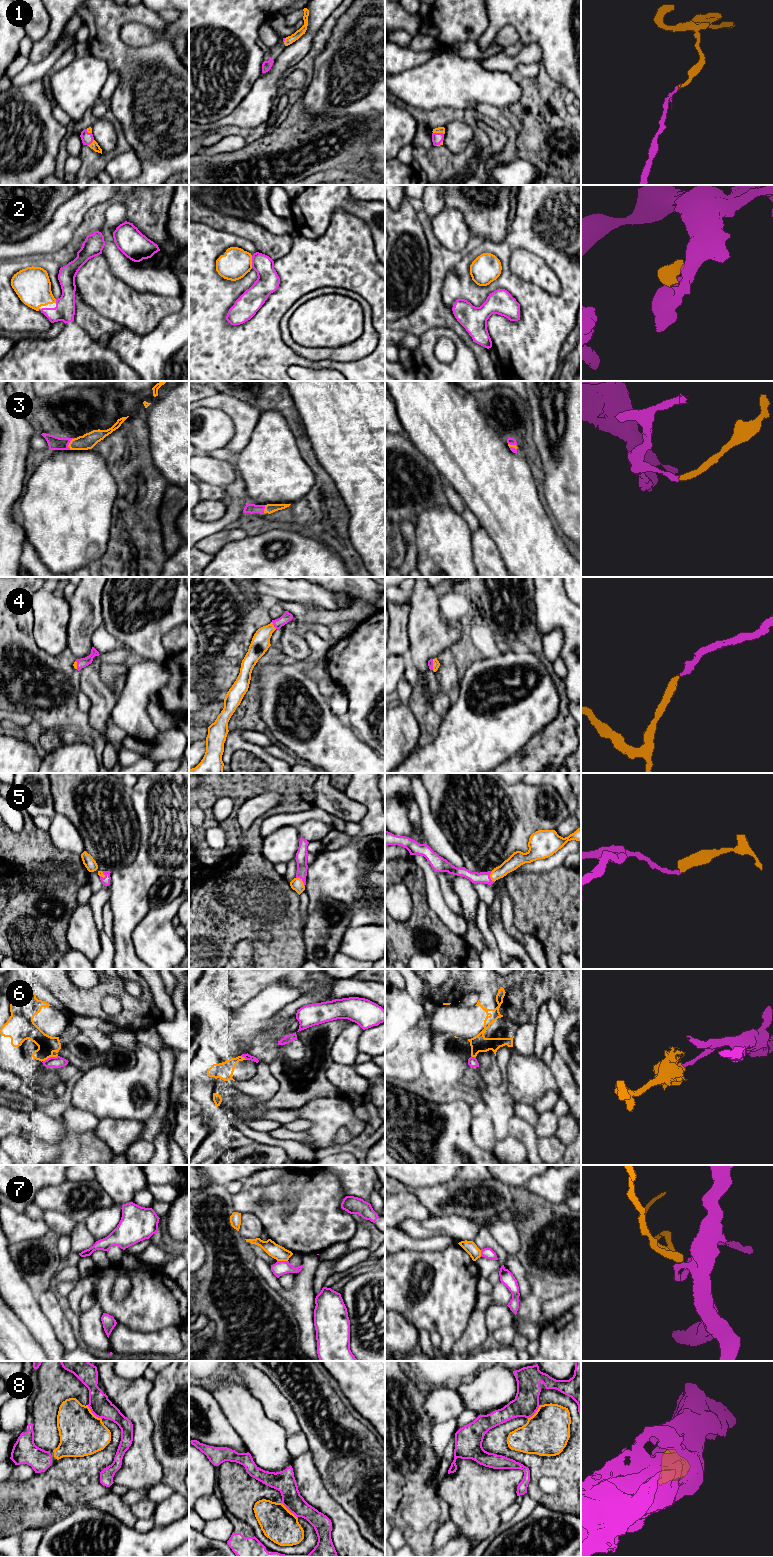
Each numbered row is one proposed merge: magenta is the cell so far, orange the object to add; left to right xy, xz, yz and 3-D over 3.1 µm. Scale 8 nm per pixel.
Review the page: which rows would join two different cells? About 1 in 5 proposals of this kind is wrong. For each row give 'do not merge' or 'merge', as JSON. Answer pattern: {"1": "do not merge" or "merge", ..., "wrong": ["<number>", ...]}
{"1": "merge", "2": "merge", "3": "merge", "4": "merge", "5": "merge", "6": "do not merge", "7": "do not merge", "8": "merge", "wrong": ["6", "7"]}

